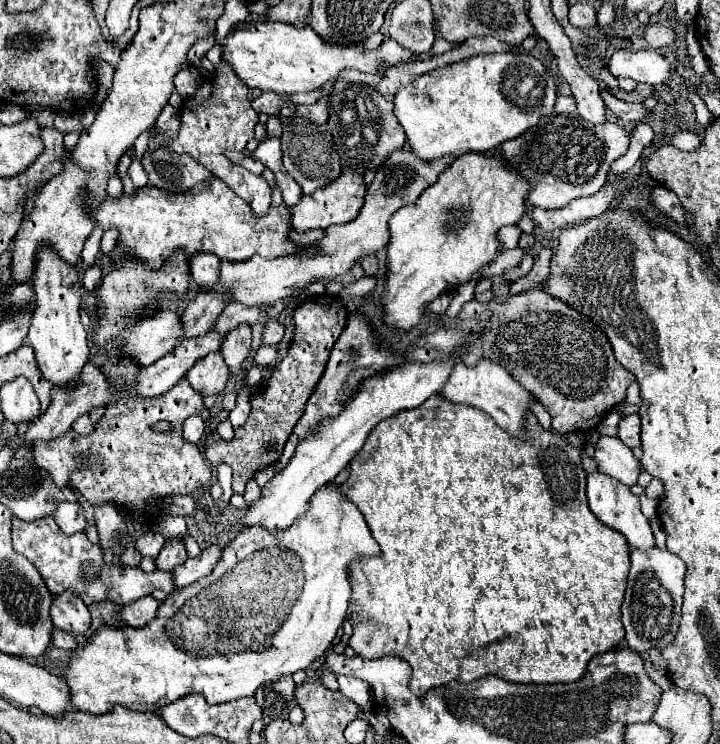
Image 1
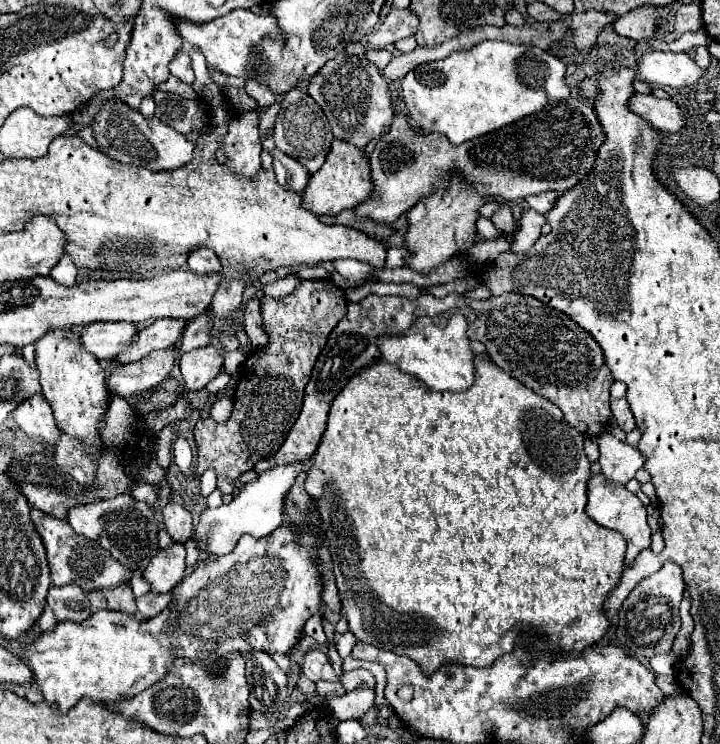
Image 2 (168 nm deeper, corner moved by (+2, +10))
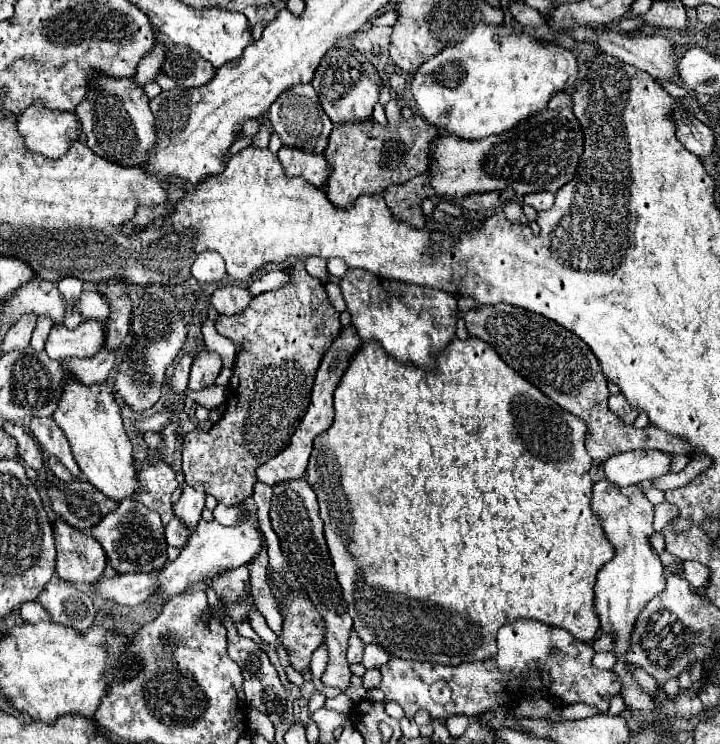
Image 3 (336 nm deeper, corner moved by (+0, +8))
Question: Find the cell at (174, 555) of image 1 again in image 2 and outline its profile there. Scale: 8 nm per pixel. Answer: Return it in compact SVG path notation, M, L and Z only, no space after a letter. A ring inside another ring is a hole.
M169 502L163 508L163 518L165 518L167 532L171 534L171 538L175 542L185 544L191 538L191 534L193 534L193 518L191 518L191 512L189 512L189 508L185 504Z

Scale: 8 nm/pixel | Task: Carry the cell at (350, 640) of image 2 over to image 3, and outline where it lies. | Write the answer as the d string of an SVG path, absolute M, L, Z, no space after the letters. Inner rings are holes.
M367 644L365 646L363 660L361 660L365 668L381 668L387 660L389 660L389 654L383 648L379 648L375 644Z

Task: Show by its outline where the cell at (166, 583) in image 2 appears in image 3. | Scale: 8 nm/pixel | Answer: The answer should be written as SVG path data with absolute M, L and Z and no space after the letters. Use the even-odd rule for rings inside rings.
M153 570L153 574L121 574L115 578L103 578L91 590L93 594L117 604L137 606L155 594L155 586L159 586L159 574L161 570Z

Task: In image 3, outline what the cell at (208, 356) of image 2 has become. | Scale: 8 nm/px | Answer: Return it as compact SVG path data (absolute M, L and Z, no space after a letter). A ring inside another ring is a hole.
M201 350L195 354L191 376L189 376L189 390L203 390L211 384L215 384L215 378L221 372L221 356L211 350Z

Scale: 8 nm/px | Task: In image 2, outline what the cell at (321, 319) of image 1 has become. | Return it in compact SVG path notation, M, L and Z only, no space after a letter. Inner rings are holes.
M301 280L295 288L295 292L283 296L283 298L271 298L261 296L261 316L263 316L263 330L267 332L267 346L253 350L251 356L241 364L239 368L239 382L233 396L233 414L225 424L219 424L215 420L199 420L193 428L195 440L197 440L197 468L195 478L201 478L201 474L209 468L217 472L217 488L223 494L231 494L235 488L235 480L251 470L261 458L273 456L281 444L285 442L291 426L295 424L301 406L303 406L303 390L309 382L311 368L323 350L327 336L337 326L341 316L347 312L345 294L339 286L335 286L331 280Z

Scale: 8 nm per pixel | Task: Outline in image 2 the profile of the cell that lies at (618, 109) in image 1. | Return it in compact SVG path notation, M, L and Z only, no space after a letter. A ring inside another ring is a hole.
M635 94L629 100L629 110L637 116L651 122L655 128L671 132L671 134L683 134L685 132L685 116L681 108L673 100L659 100L655 96Z

